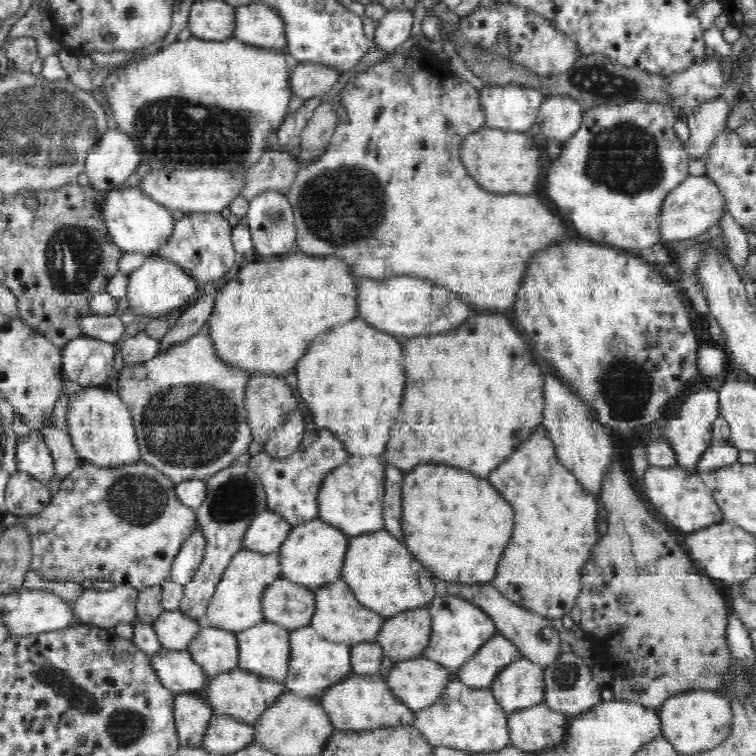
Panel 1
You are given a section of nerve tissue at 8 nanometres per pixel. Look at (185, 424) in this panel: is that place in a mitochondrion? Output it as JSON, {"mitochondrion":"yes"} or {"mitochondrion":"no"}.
{"mitochondrion":"yes"}

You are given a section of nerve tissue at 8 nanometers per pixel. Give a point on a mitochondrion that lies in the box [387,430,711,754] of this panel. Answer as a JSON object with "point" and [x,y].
{"point":[566,676]}

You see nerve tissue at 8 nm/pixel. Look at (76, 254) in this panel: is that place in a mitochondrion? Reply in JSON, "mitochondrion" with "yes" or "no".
{"mitochondrion":"yes"}

